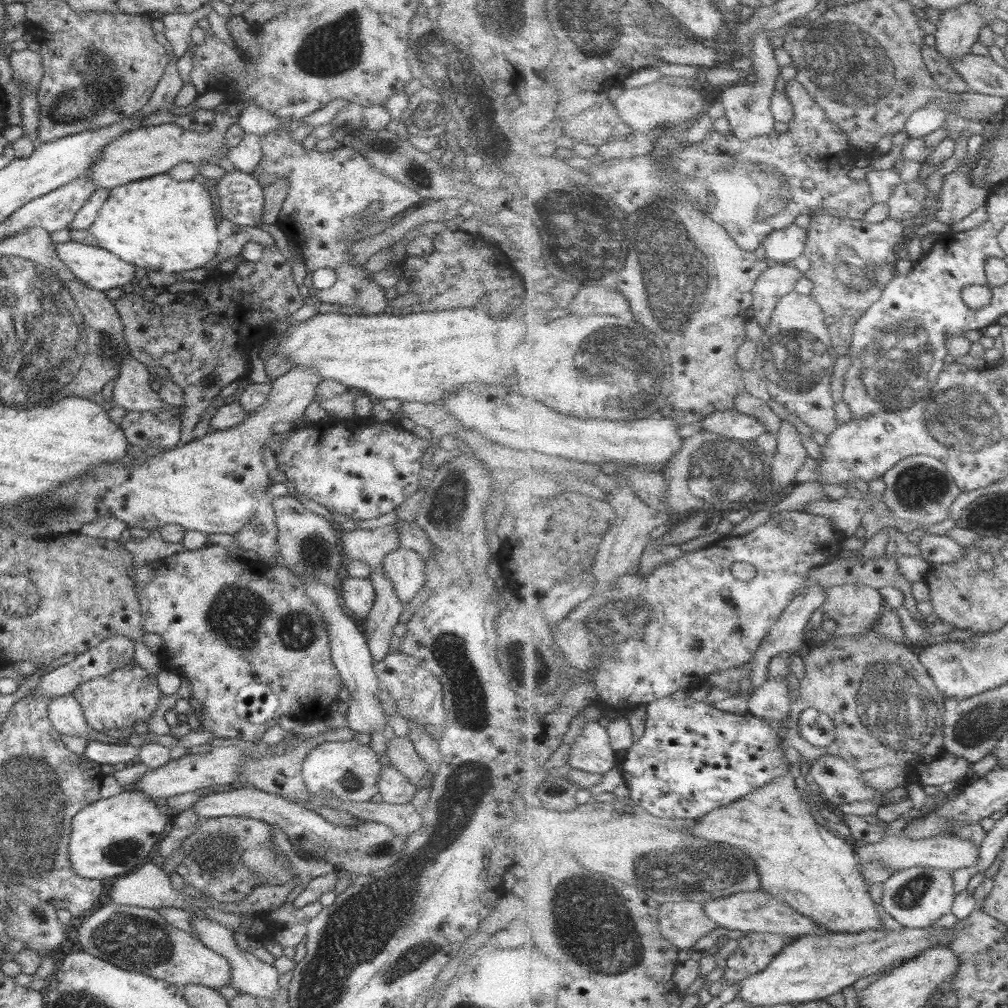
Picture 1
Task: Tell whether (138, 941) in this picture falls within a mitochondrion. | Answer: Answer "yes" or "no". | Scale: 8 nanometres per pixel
yes

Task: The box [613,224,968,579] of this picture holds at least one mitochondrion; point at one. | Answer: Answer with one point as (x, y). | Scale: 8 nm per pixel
(898, 361)

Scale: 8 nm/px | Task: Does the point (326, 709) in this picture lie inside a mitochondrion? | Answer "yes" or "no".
no

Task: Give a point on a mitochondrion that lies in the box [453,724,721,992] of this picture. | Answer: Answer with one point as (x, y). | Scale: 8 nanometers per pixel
(614, 946)

